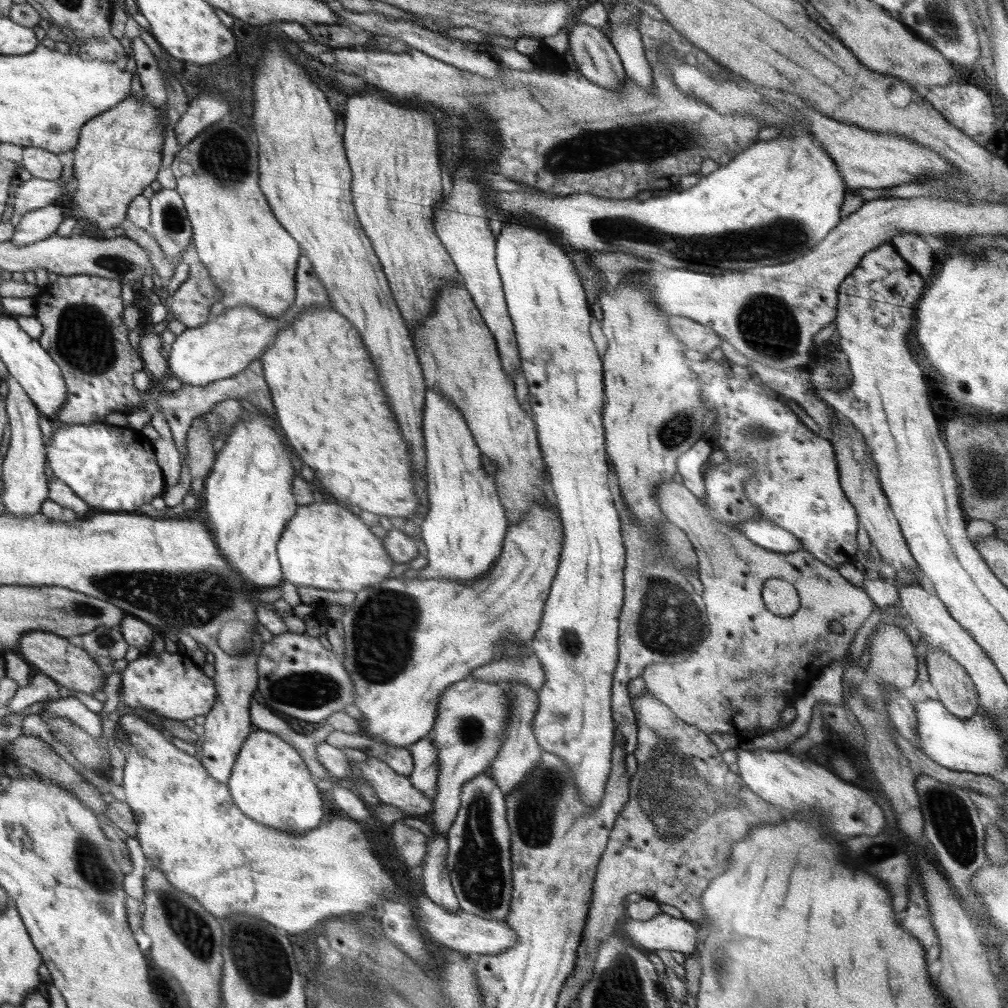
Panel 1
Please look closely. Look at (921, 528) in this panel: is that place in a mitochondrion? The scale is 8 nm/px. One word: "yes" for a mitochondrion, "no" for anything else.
no

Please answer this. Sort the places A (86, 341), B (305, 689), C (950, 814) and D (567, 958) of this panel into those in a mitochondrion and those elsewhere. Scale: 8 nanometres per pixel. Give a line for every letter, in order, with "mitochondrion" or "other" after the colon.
A: mitochondrion
B: mitochondrion
C: mitochondrion
D: other

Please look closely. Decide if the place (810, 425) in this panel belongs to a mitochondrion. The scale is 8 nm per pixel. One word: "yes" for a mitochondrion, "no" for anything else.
no

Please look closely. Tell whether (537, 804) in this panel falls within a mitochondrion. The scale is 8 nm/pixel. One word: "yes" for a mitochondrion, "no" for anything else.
yes

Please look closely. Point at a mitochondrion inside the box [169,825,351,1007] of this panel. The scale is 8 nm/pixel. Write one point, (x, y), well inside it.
(262, 962)

